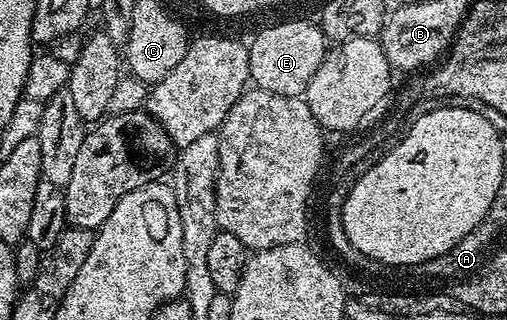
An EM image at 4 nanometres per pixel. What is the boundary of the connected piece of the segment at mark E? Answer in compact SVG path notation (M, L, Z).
M314 20L311 21L283 21L280 25L271 25L261 30L249 41L247 54L250 80L258 88L286 97L306 94L307 84L313 79L317 67L321 67L323 56L329 48L329 41L320 26Z

